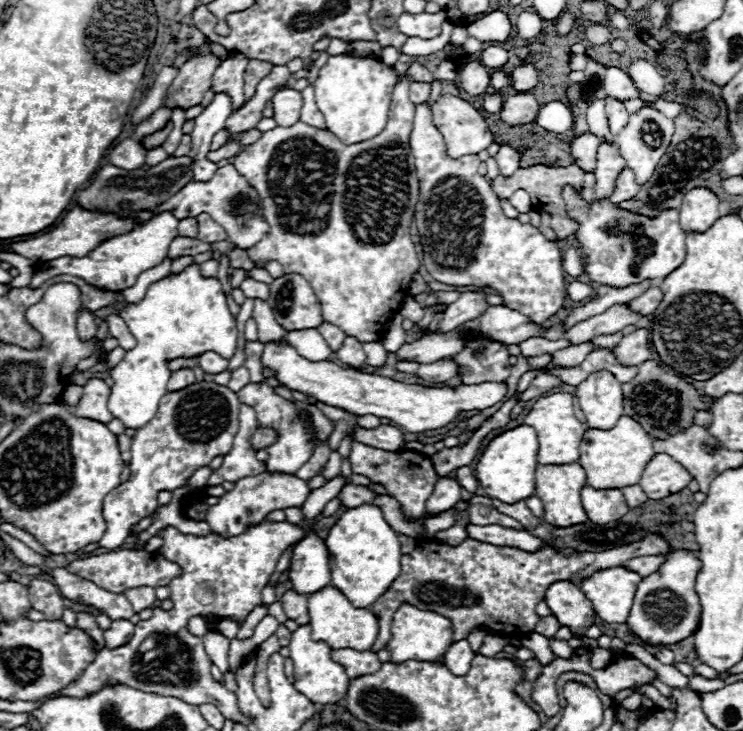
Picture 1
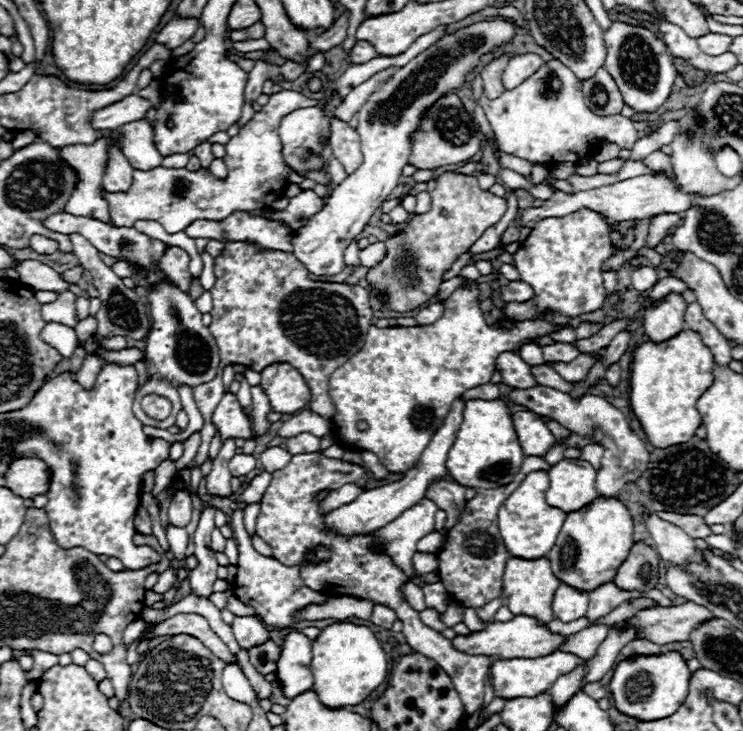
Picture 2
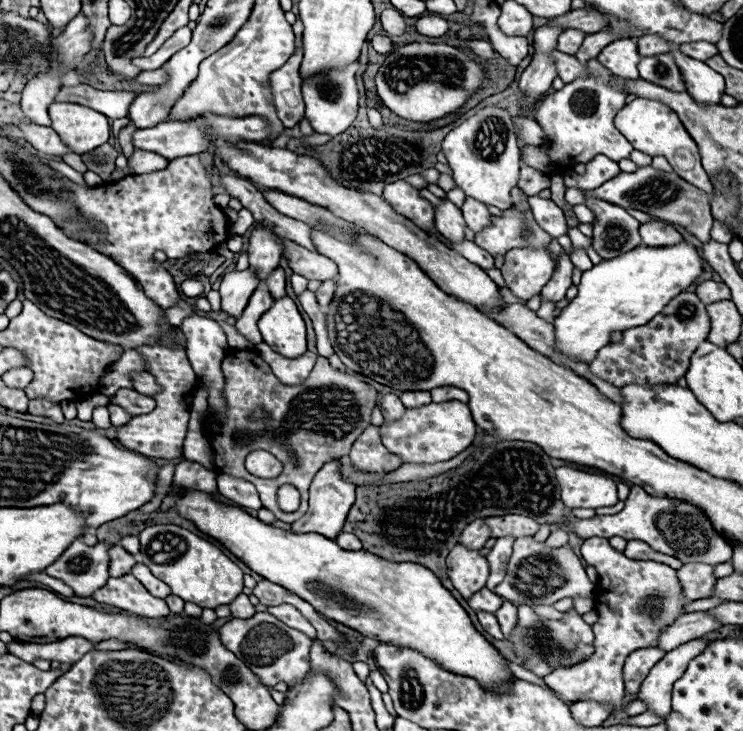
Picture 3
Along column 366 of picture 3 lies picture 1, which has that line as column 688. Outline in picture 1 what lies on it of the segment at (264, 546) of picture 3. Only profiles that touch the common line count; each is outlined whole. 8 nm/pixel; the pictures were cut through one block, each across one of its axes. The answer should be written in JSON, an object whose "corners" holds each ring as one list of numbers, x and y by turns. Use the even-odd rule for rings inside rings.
{"corners":[[670,552,656,574,642,578,634,596,634,606,626,620,628,628,648,644,676,644,692,636,700,624,700,598,694,590,698,570,700,560,692,552]]}

